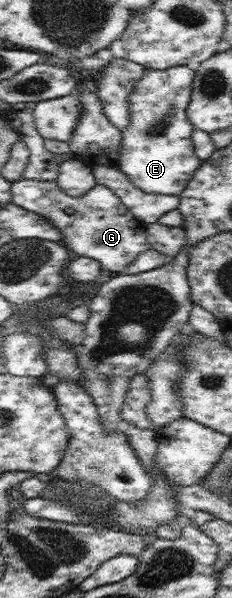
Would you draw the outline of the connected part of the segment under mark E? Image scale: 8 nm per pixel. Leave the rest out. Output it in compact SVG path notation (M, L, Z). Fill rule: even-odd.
M188 67L145 69L144 76L129 94L130 120L121 132L119 169L142 192L179 196L196 169L200 168L200 157L196 156L192 146L195 128L187 119L194 80L195 71Z

